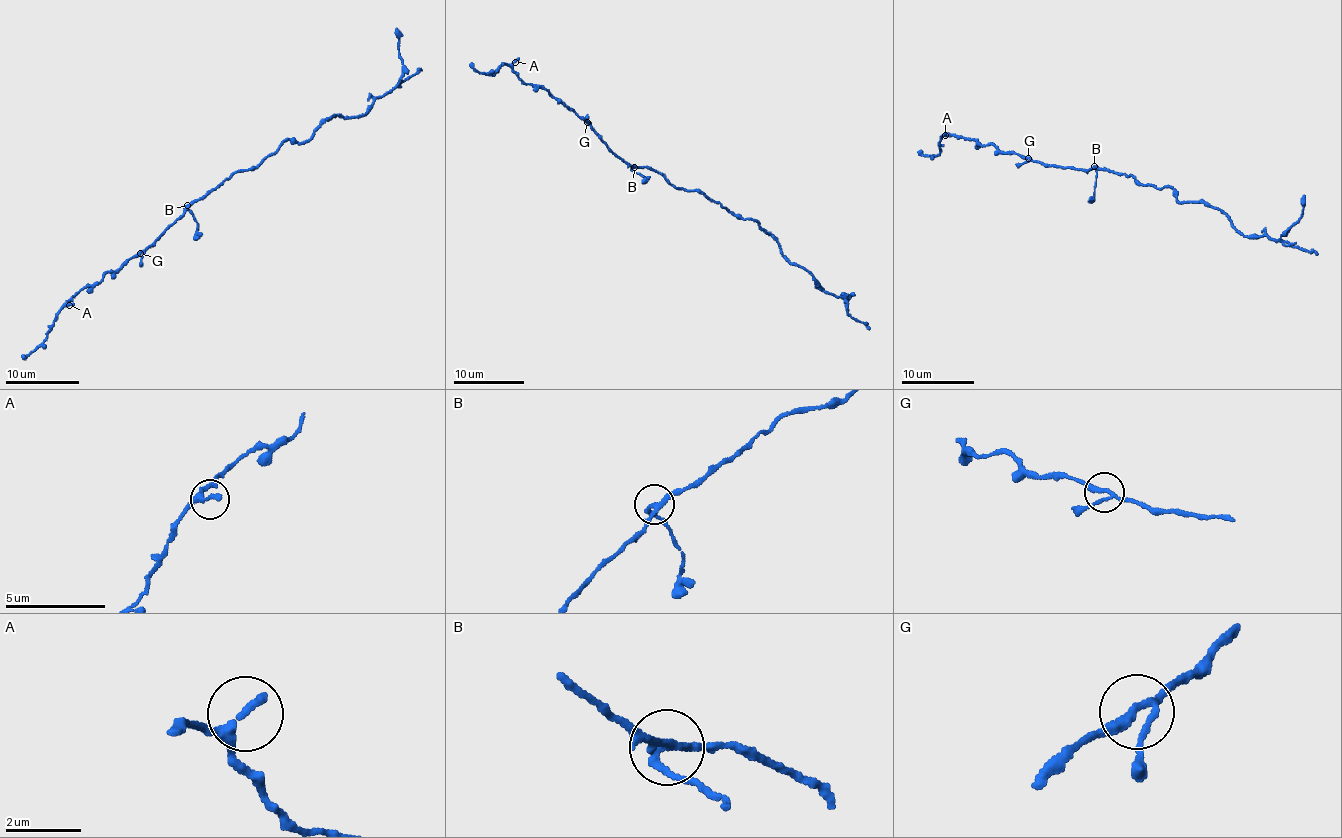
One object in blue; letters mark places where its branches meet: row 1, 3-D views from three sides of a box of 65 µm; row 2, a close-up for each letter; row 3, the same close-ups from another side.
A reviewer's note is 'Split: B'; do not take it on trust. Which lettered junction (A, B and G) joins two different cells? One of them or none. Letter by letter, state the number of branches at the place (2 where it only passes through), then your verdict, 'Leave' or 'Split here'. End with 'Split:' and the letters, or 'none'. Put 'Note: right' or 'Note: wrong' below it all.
A: Branches: 2. Leave
B: Branches: 3. Split here
G: Branches: 3. Leave
Split: B
Note: right

